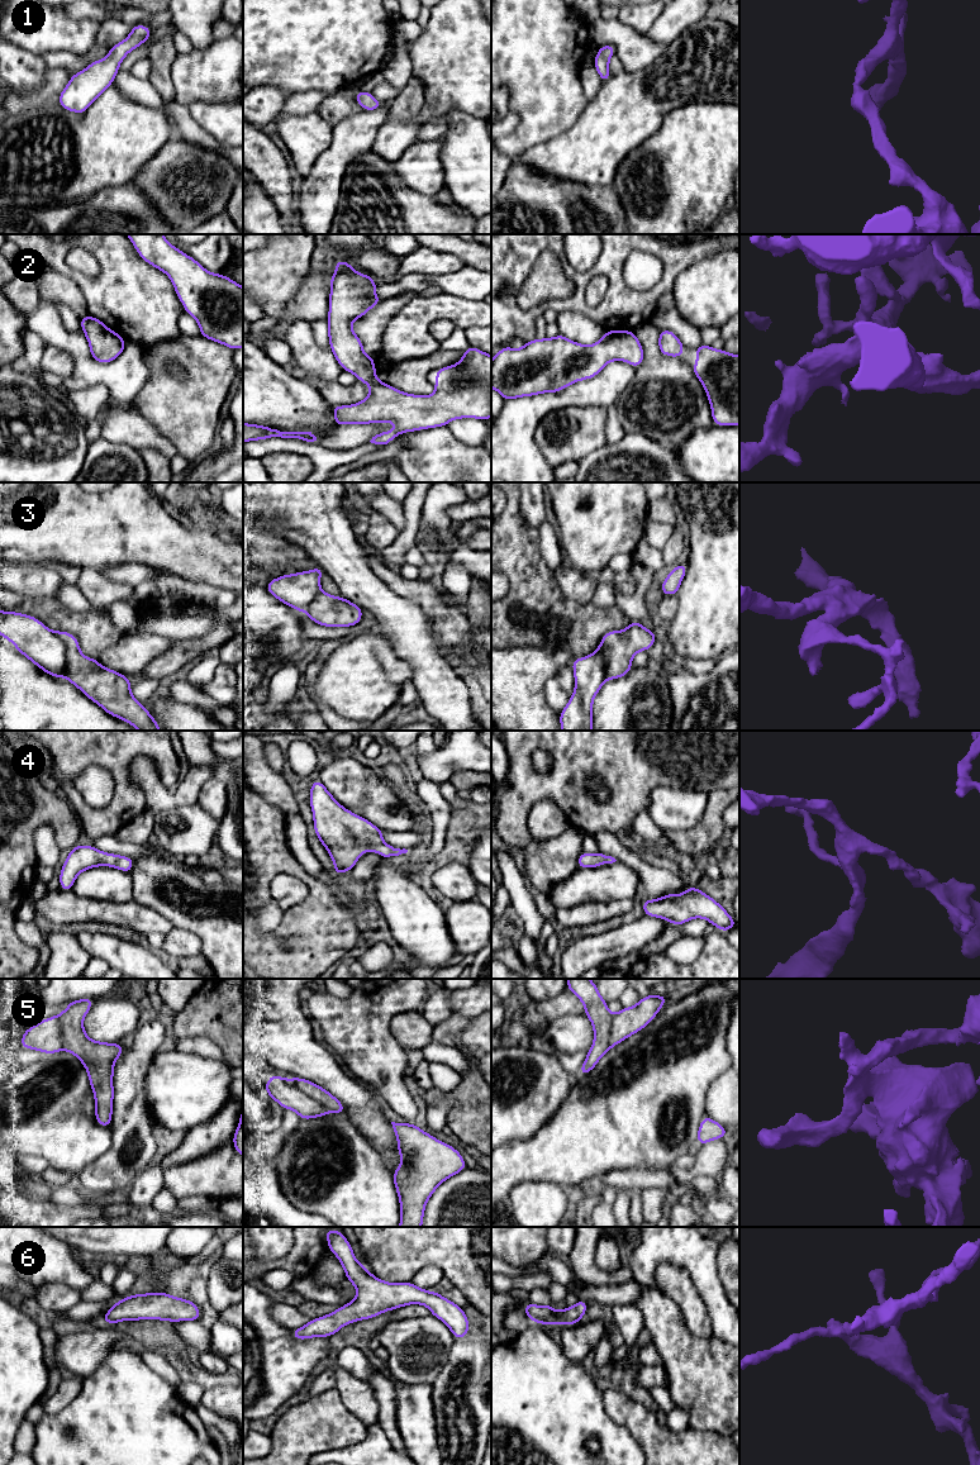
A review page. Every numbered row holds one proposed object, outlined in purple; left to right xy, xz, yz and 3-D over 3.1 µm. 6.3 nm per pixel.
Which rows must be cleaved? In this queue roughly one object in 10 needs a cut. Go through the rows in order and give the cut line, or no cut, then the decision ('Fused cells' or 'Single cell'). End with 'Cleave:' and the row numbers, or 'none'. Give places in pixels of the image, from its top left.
1: No split. Single cell
2: No split. Single cell
3: Split along xy (55, 632), (65, 646), (65, 676). Fused cells
4: No split. Single cell
5: No split. Single cell
6: No split. Single cell
Cleave: 3

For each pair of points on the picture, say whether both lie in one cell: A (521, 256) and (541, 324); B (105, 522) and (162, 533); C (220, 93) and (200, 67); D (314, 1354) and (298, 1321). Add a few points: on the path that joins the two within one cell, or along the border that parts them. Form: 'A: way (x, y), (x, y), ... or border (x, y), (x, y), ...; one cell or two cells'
A: border (542, 314), (534, 323), (534, 337); two cells
B: way (119, 531), (122, 533), (148, 533); one cell
C: way (219, 86), (207, 74); one cell
D: border (275, 1303), (270, 1311), (271, 1317), (291, 1330); two cells

